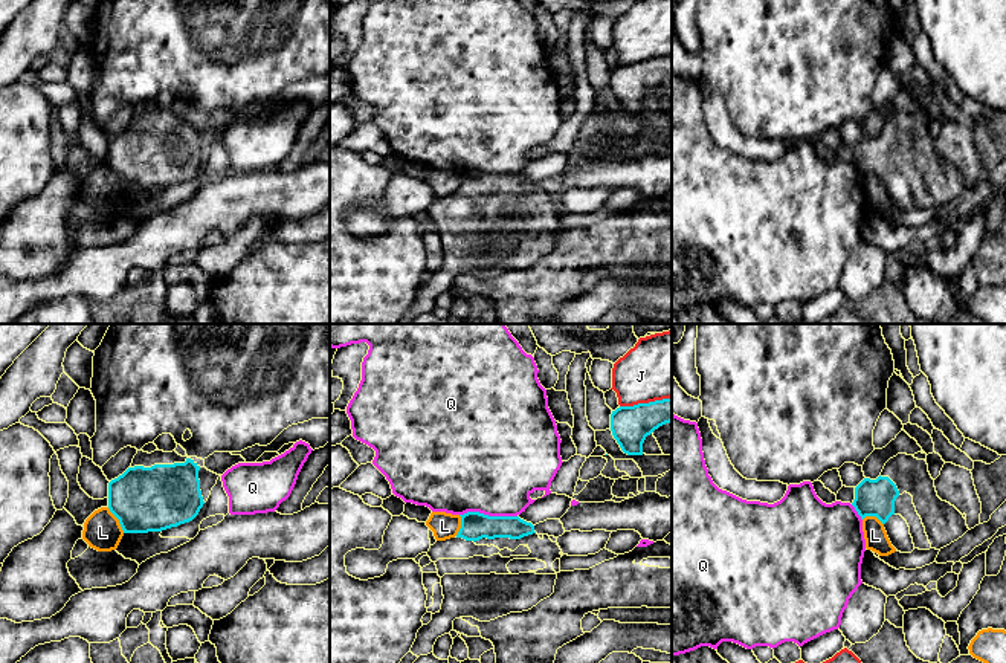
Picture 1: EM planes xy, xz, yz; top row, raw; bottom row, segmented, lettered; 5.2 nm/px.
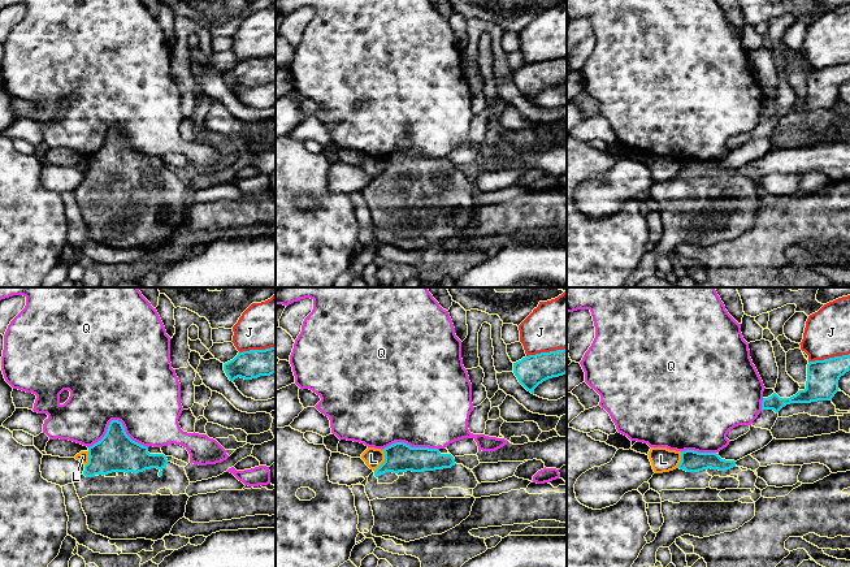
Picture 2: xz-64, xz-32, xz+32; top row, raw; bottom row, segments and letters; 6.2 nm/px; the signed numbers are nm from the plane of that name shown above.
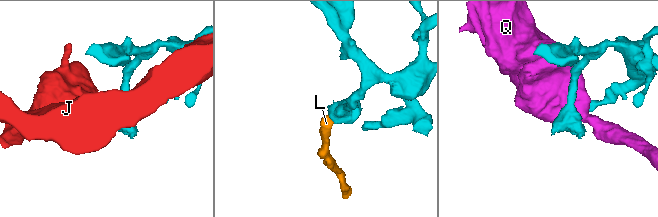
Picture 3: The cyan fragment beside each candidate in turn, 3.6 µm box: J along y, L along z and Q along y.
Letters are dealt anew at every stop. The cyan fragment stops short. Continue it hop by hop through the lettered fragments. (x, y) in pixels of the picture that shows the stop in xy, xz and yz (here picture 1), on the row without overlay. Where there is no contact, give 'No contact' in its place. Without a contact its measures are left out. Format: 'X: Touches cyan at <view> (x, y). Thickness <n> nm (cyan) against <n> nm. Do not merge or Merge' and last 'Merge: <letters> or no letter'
J: Touches cyan at xz (644, 61). Thickness 200 nm (cyan) against 320 nm. Do not merge
L: Touches cyan at xy (118, 176). Thickness 340 nm (cyan) against 200 nm. Do not merge
Q: Touches cyan at xz (487, 173). Thickness 150 nm (cyan) against 480 nm. Do not merge
Merge: no letter

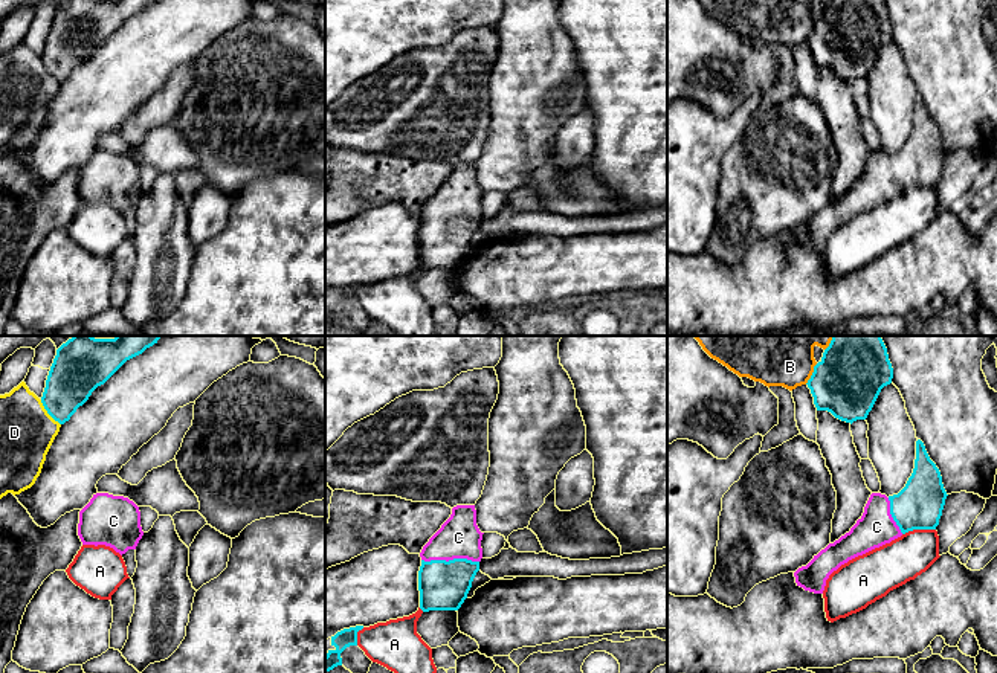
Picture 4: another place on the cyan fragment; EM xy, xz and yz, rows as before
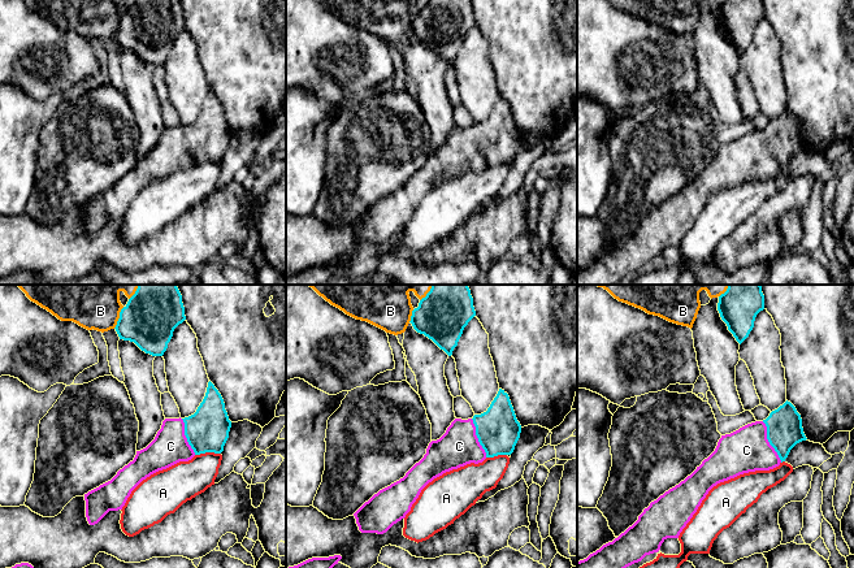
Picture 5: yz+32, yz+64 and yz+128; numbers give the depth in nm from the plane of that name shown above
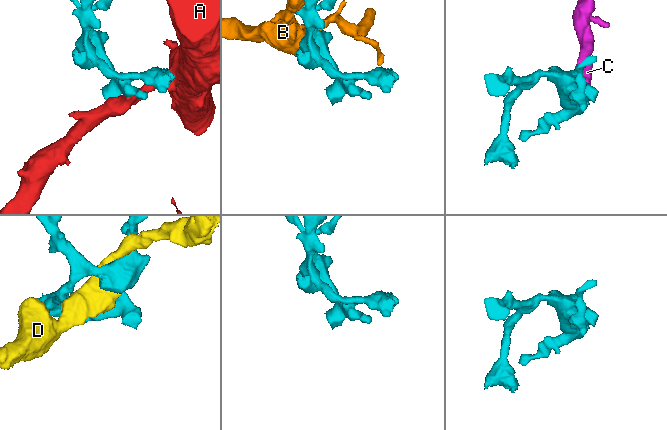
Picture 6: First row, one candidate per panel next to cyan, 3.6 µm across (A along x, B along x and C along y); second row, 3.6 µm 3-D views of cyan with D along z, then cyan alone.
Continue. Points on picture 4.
A: Touches cyan at yz (918, 186). Thickness 240 nm (cyan) against 240 nm. Do not merge
B: Touches cyan at yz (813, 32). Thickness 360 nm (cyan) against 240 nm. Do not merge
C: Touches cyan at xz (451, 218). Thickness 260 nm (cyan) against 220 nm. Merge
D: Touches cyan at xy (48, 70). Thickness 260 nm (cyan) against 280 nm. Do not merge
Merge: C

